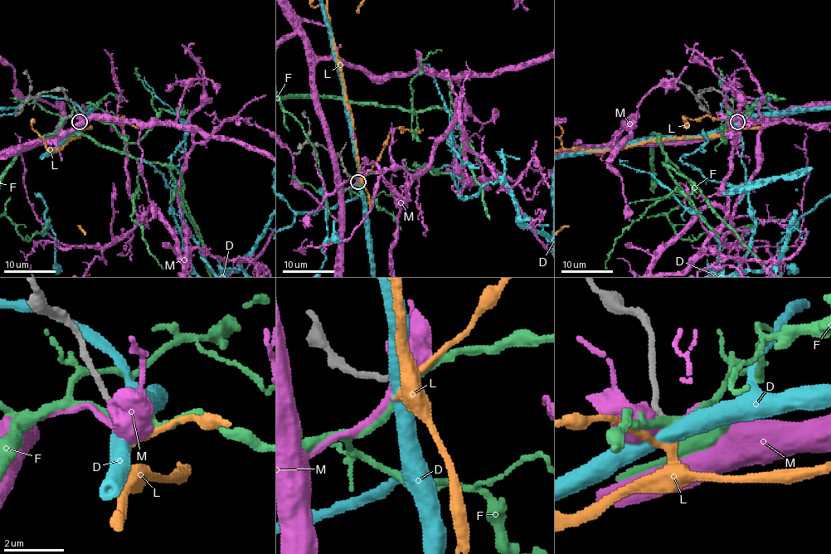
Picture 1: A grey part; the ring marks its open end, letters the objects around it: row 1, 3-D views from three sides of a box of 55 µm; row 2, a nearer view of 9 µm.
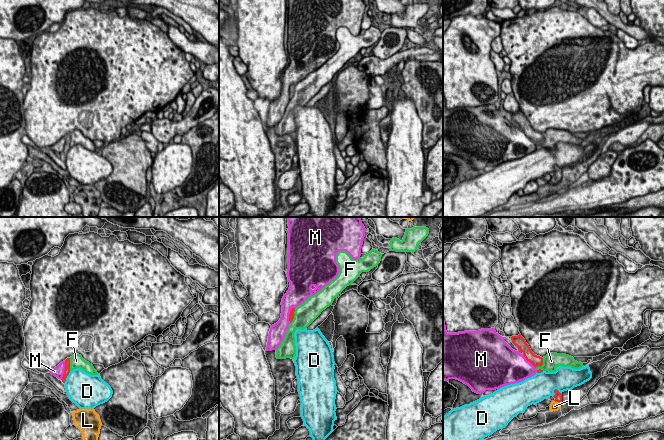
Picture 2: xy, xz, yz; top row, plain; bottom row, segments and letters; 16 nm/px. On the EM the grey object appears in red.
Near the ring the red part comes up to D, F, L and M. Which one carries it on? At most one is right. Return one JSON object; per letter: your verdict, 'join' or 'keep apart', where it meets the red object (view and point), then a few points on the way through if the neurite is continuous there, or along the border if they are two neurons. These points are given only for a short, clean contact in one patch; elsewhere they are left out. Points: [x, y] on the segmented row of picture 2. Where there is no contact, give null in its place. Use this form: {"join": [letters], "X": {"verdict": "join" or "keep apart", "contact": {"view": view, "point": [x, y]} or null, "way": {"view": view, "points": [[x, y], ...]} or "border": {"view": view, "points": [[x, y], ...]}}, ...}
{"join": ["L"], "D": {"verdict": "keep apart", "contact": {"view": "yz", "point": [557, 390]}}, "F": {"verdict": "keep apart", "contact": {"view": "yz", "point": [542, 364]}}, "L": {"verdict": "join", "contact": {"view": "yz", "point": [557, 401]}, "way": {"view": "yz", "points": [[558, 396], [557, 401], [554, 406]]}}, "M": {"verdict": "keep apart", "contact": {"view": "xy", "point": [64, 370]}}}

